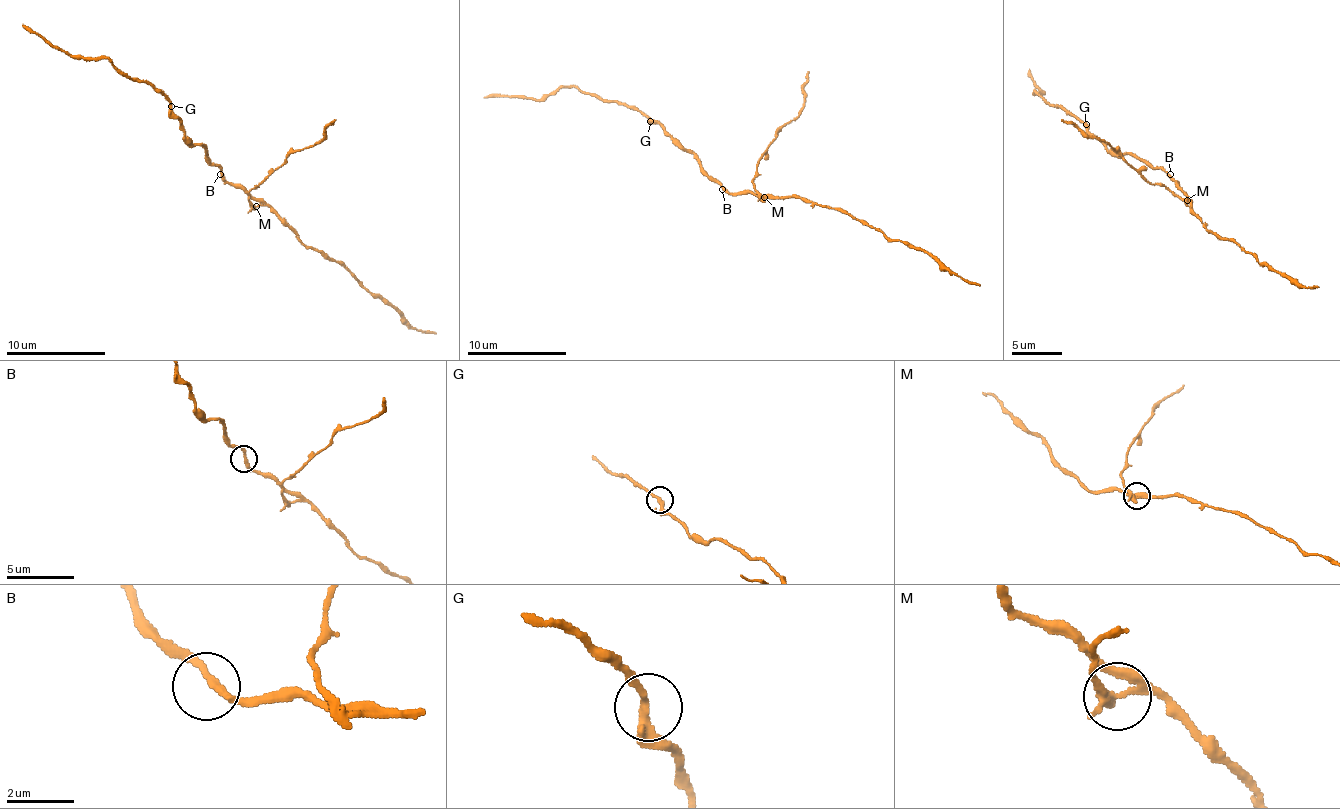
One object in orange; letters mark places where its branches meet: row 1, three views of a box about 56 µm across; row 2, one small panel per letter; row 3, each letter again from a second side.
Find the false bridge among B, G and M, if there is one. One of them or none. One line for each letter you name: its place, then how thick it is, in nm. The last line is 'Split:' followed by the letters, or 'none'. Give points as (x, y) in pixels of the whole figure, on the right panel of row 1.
M: at (1187, 200); 240 nm thick
Split: M

